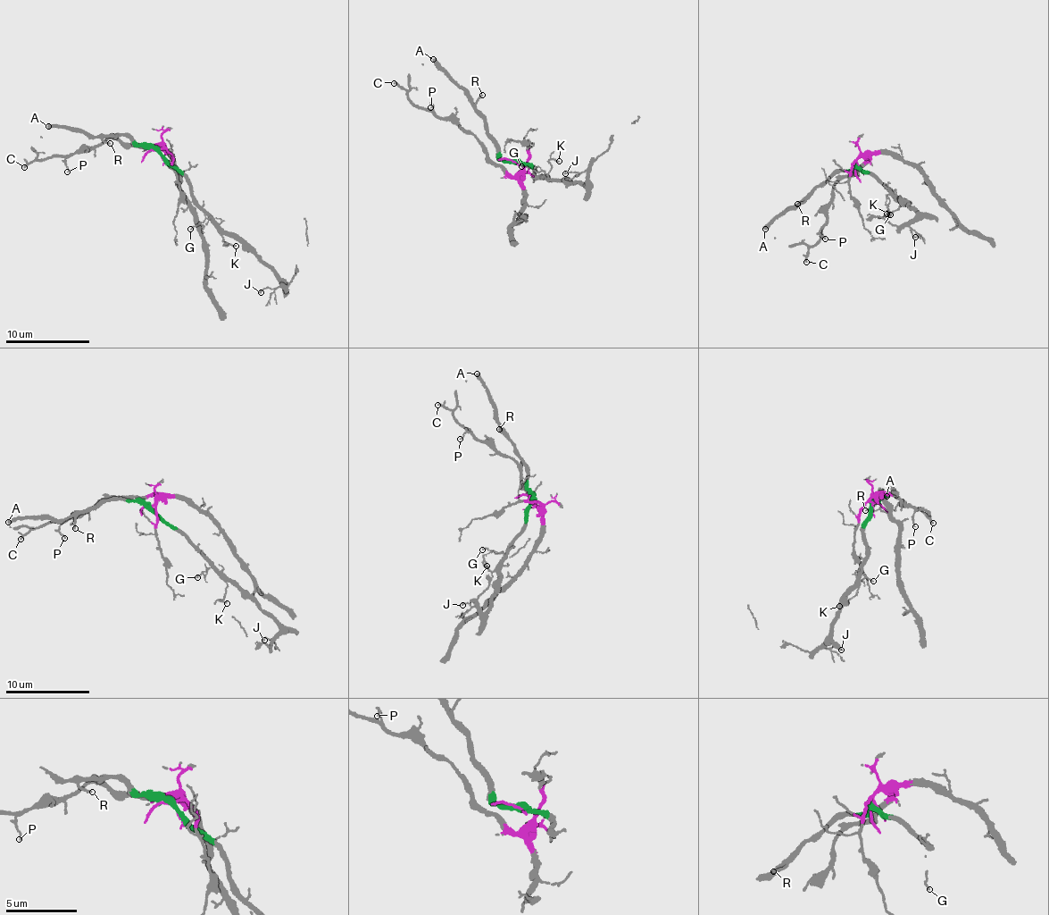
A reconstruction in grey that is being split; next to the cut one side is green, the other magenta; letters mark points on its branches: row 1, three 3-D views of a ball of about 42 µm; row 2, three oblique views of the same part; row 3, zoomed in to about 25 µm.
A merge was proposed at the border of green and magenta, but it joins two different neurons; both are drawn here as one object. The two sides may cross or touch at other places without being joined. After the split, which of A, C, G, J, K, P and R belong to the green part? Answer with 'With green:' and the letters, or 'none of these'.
With green: A, G, J, K, R

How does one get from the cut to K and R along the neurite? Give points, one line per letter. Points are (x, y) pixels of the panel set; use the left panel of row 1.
K: (159, 154), (190, 183), (193, 199), (228, 245), (224, 245), (230, 243), (235, 247)
R: (159, 154), (137, 145), (124, 135), (113, 133), (103, 138), (111, 143)

